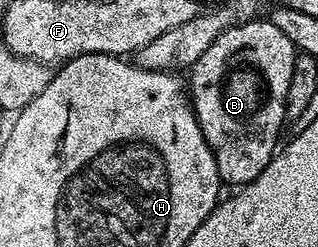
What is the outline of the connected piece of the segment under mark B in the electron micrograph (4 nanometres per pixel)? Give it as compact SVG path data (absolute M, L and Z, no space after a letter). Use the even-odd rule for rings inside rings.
M258 21L242 22L239 26L228 28L188 70L188 93L194 114L198 117L204 138L208 140L208 148L212 148L223 183L230 188L247 186L256 180L256 176L260 176L260 172L264 172L279 145L278 133L282 130L282 122L287 121L288 80L292 80L296 49L292 40L284 36L274 23Z

